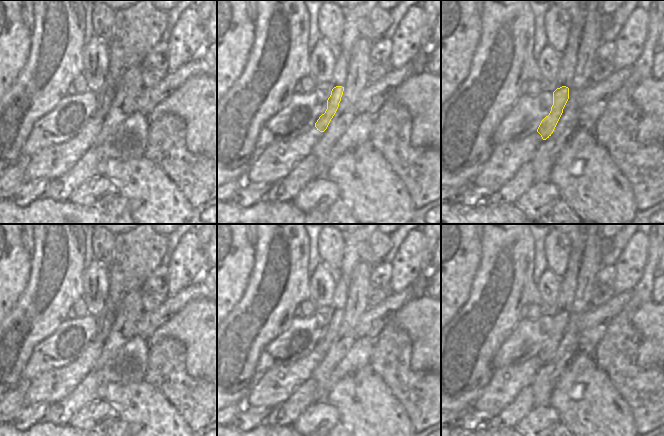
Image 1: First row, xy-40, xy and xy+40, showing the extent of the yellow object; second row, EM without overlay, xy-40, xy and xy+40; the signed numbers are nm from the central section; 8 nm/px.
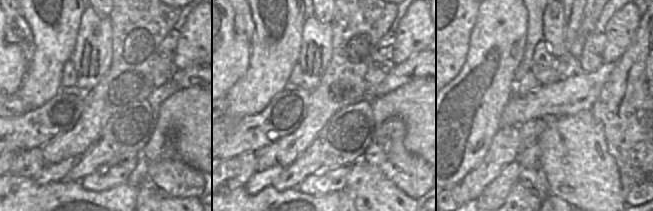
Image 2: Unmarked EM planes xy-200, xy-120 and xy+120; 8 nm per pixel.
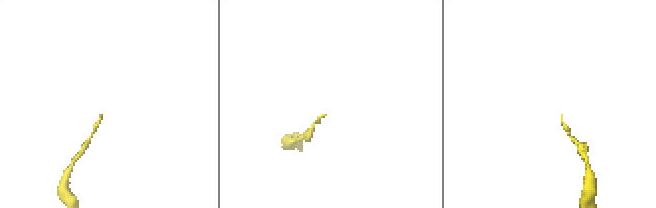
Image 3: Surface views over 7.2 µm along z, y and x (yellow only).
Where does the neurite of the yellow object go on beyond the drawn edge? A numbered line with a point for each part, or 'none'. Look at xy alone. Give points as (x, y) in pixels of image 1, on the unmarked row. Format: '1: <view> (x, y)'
1: xy (341, 282)

